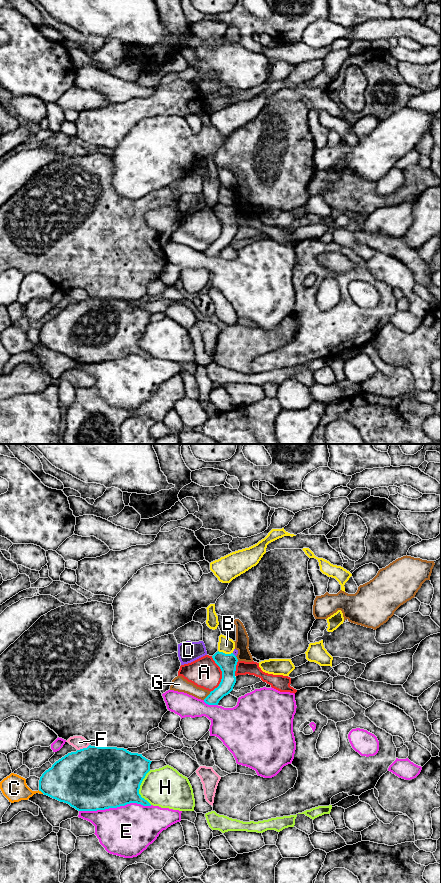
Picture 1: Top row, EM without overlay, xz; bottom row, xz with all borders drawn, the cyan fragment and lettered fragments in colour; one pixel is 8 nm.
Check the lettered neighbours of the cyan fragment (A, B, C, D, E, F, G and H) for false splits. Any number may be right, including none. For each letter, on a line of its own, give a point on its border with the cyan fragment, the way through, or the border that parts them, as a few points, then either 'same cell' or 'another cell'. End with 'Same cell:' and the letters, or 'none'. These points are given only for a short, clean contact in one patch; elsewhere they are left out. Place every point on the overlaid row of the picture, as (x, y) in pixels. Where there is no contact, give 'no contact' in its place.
A: xz (222, 675) | another cell
B: xz (224, 653) | along xz (218, 650), (224, 653), (232, 653) | another cell
C: xz (41, 791) | another cell
D: xz (234, 655) | another cell
E: xz (115, 807) | another cell
F: xz (83, 748) | another cell
G: xz (207, 696) | another cell
H: xz (139, 788) | another cell
Same cell: none

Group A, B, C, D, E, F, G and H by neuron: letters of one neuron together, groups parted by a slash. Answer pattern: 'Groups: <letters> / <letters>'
Groups: A / B / C / D / E / F / G / H

